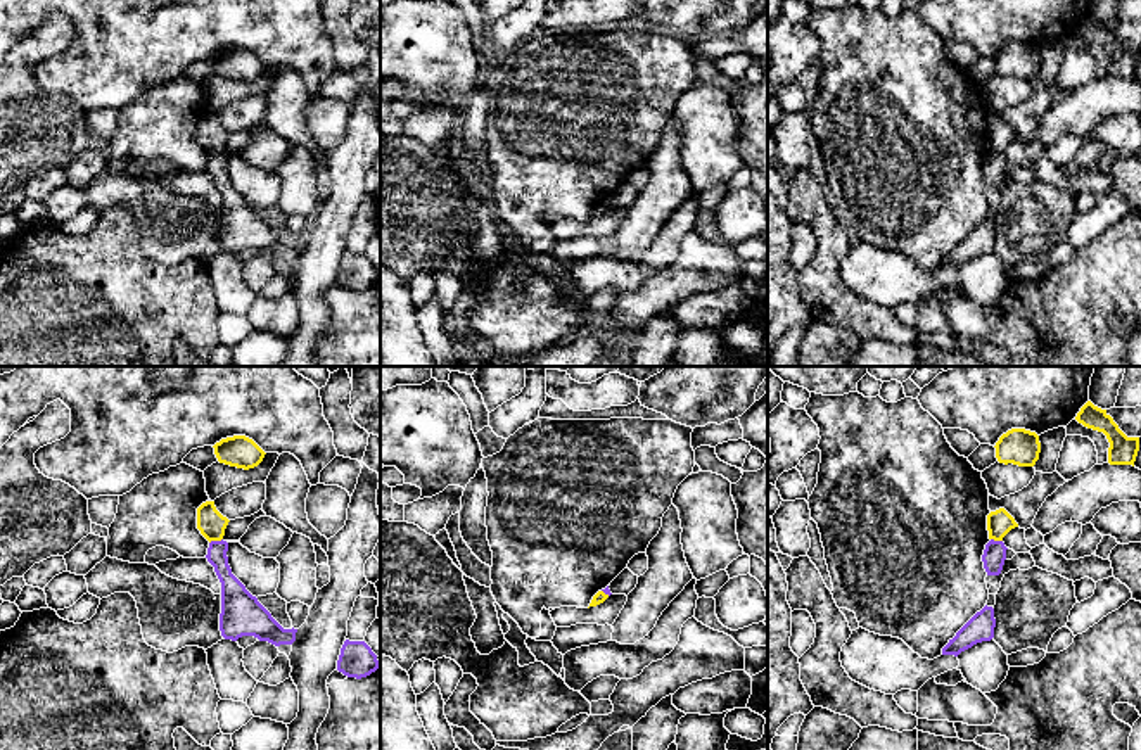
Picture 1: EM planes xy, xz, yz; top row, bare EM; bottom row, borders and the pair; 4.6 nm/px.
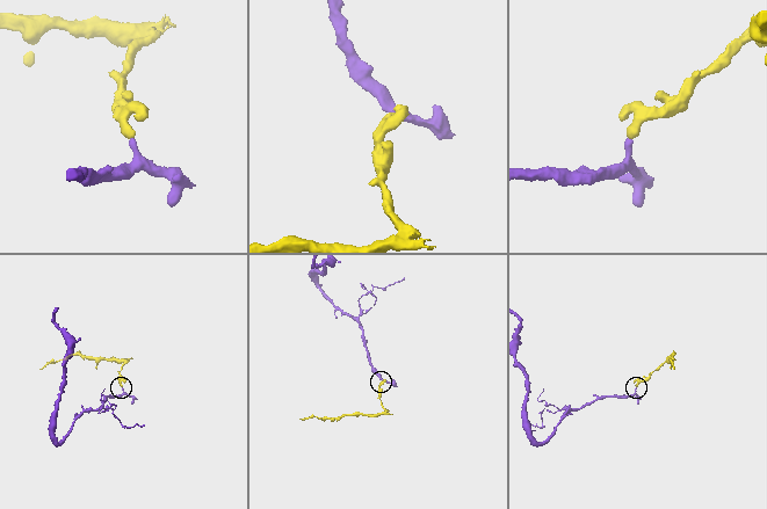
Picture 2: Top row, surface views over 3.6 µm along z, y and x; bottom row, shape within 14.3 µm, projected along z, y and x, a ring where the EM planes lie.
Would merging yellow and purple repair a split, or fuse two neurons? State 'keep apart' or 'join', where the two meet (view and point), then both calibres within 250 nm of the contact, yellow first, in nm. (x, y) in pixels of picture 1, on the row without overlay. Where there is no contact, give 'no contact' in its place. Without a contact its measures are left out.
keep apart | xy (215, 152) | 130/110 nm

